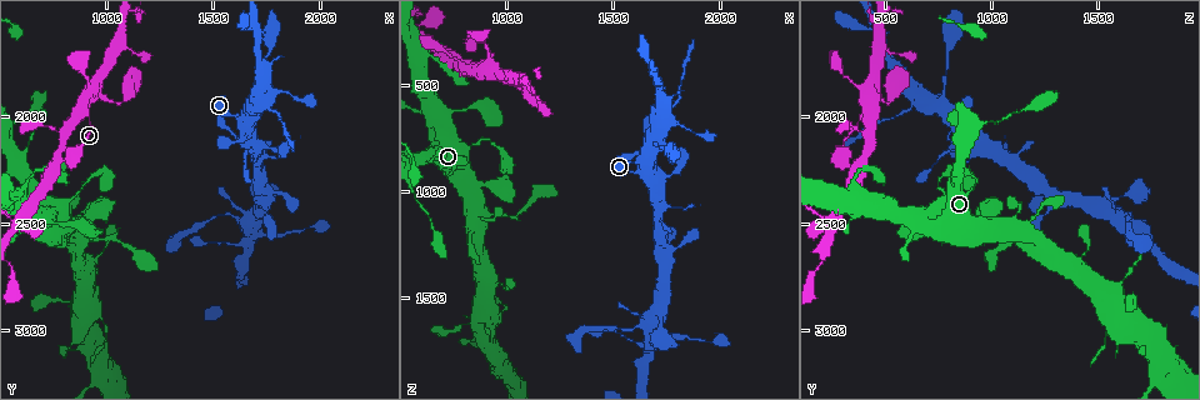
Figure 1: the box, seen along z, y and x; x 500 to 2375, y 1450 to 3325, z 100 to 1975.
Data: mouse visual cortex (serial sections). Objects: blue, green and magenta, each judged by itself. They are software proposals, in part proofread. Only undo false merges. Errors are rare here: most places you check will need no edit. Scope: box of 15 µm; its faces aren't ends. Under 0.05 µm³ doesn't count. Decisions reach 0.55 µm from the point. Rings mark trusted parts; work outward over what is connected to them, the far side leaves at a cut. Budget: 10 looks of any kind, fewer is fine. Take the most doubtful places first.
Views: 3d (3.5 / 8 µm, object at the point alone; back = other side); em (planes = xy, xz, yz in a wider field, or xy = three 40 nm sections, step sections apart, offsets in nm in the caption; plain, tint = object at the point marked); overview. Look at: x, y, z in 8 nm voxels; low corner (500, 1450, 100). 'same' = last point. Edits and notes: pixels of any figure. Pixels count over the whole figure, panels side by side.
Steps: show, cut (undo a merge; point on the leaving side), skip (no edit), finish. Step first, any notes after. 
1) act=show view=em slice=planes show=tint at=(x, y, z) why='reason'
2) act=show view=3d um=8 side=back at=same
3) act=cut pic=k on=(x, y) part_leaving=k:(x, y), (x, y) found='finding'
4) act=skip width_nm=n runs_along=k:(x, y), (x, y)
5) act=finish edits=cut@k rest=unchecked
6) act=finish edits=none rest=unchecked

act=show view=3d um=3.5 at=(1630, 2030, 860) why='four-way junction'

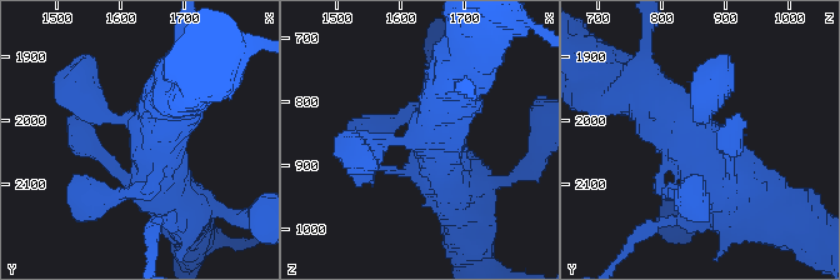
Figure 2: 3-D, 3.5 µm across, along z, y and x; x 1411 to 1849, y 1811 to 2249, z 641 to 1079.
act=show view=em slice=xy step=3 show=tint at=(1640, 2020, 855) arms=4 arm_widths_nm=150,300,600,600

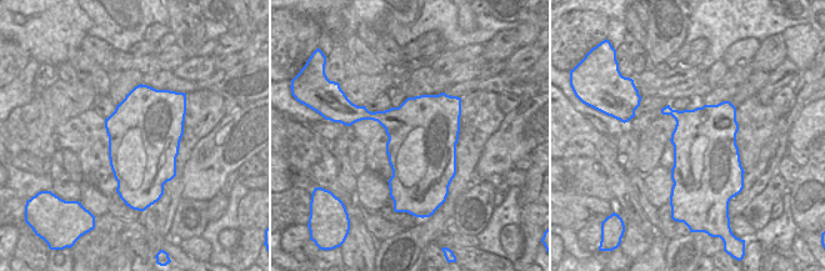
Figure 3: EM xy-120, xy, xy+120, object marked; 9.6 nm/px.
act=skip found='continuous, no second cell'

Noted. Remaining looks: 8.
act=show view=3d um=3.5 at=(710, 2310, 920)

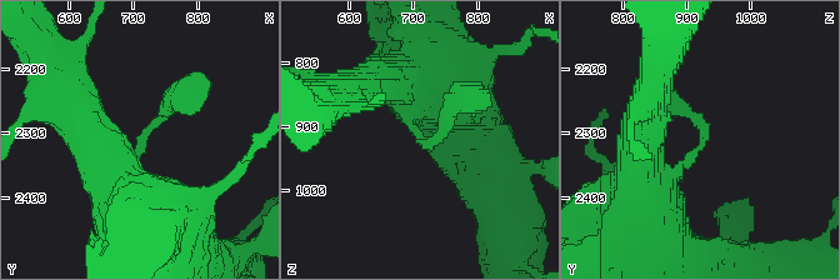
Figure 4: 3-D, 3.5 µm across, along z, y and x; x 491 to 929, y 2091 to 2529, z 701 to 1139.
act=show view=em slice=xy step=3 show=tint at=(715, 2300, 925) arm_widths_nm=200,350

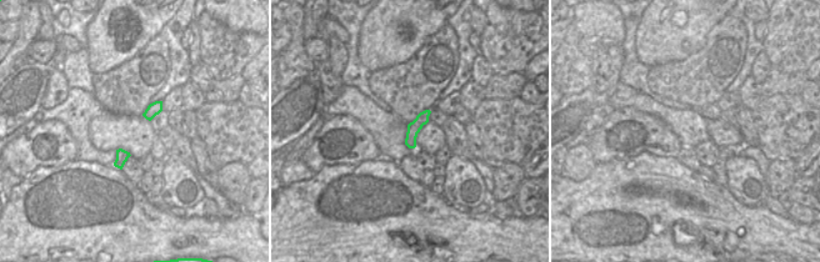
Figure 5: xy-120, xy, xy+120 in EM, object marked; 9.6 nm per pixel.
act=skip found='one cell here'

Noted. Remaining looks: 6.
act=show view=3d um=8 side=back at=(1640, 2480, 1620) why='a fork'

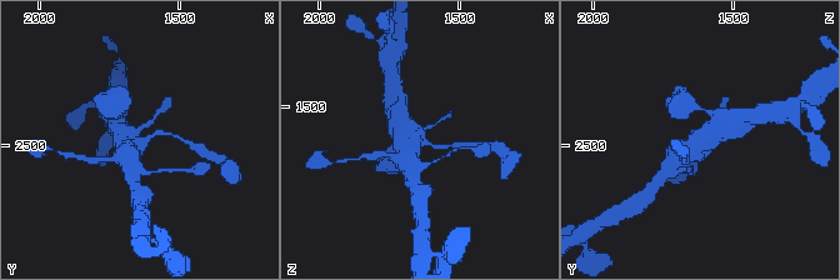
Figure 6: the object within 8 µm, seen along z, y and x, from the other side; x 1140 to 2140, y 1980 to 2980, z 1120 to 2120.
act=show view=em slice=xy step=2 show=tint at=(1640, 2480, 1620) why='need the tissue'

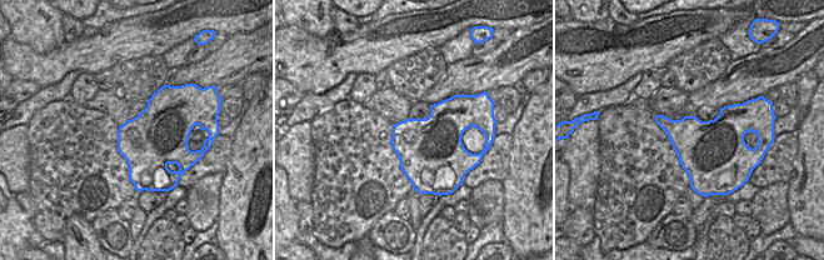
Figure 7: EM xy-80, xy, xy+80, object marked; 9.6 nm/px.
act=skip runs_along=6:(726, 126), (673, 163) found='all the same cell'

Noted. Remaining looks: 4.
act=show view=3d um=8 at=(840, 2880, 1600)

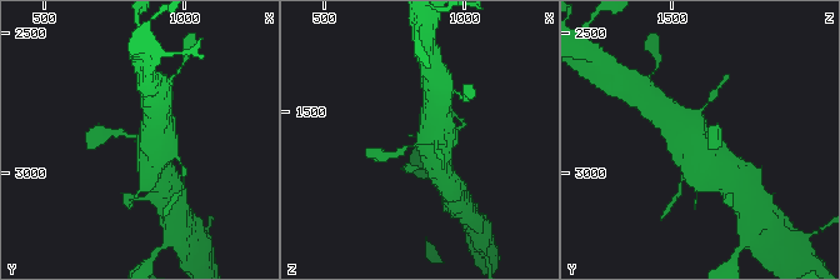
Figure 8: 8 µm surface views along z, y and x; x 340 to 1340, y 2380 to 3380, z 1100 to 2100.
act=show view=3d um=3.5 at=(840, 2870, 1600)

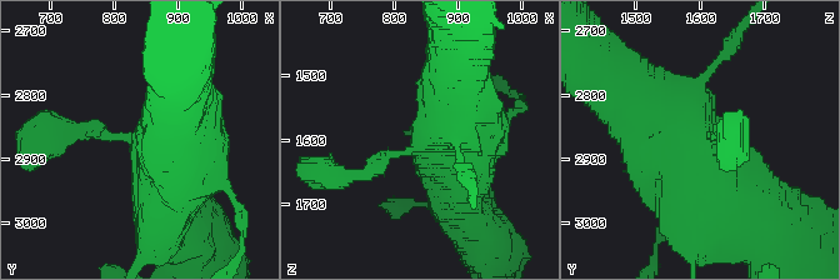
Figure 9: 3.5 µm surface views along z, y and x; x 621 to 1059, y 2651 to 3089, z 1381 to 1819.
act=show view=em slice=planes show=tint at=(850, 2865, 1600) why='now the EM'

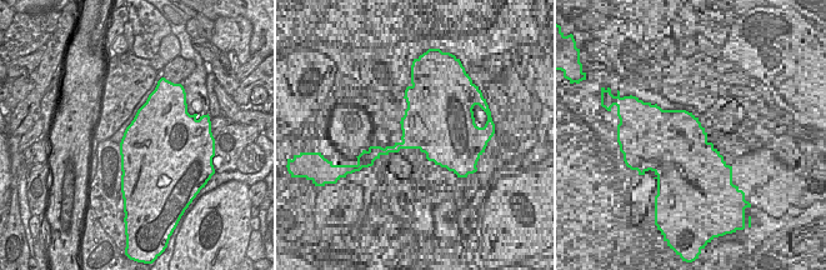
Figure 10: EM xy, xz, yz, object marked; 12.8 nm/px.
act=skip width_nm=800 runs_along=9:(630, 100), (753, 220) found='continuous, no second cell'

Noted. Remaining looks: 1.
act=finish edits=none rest=unchecked

